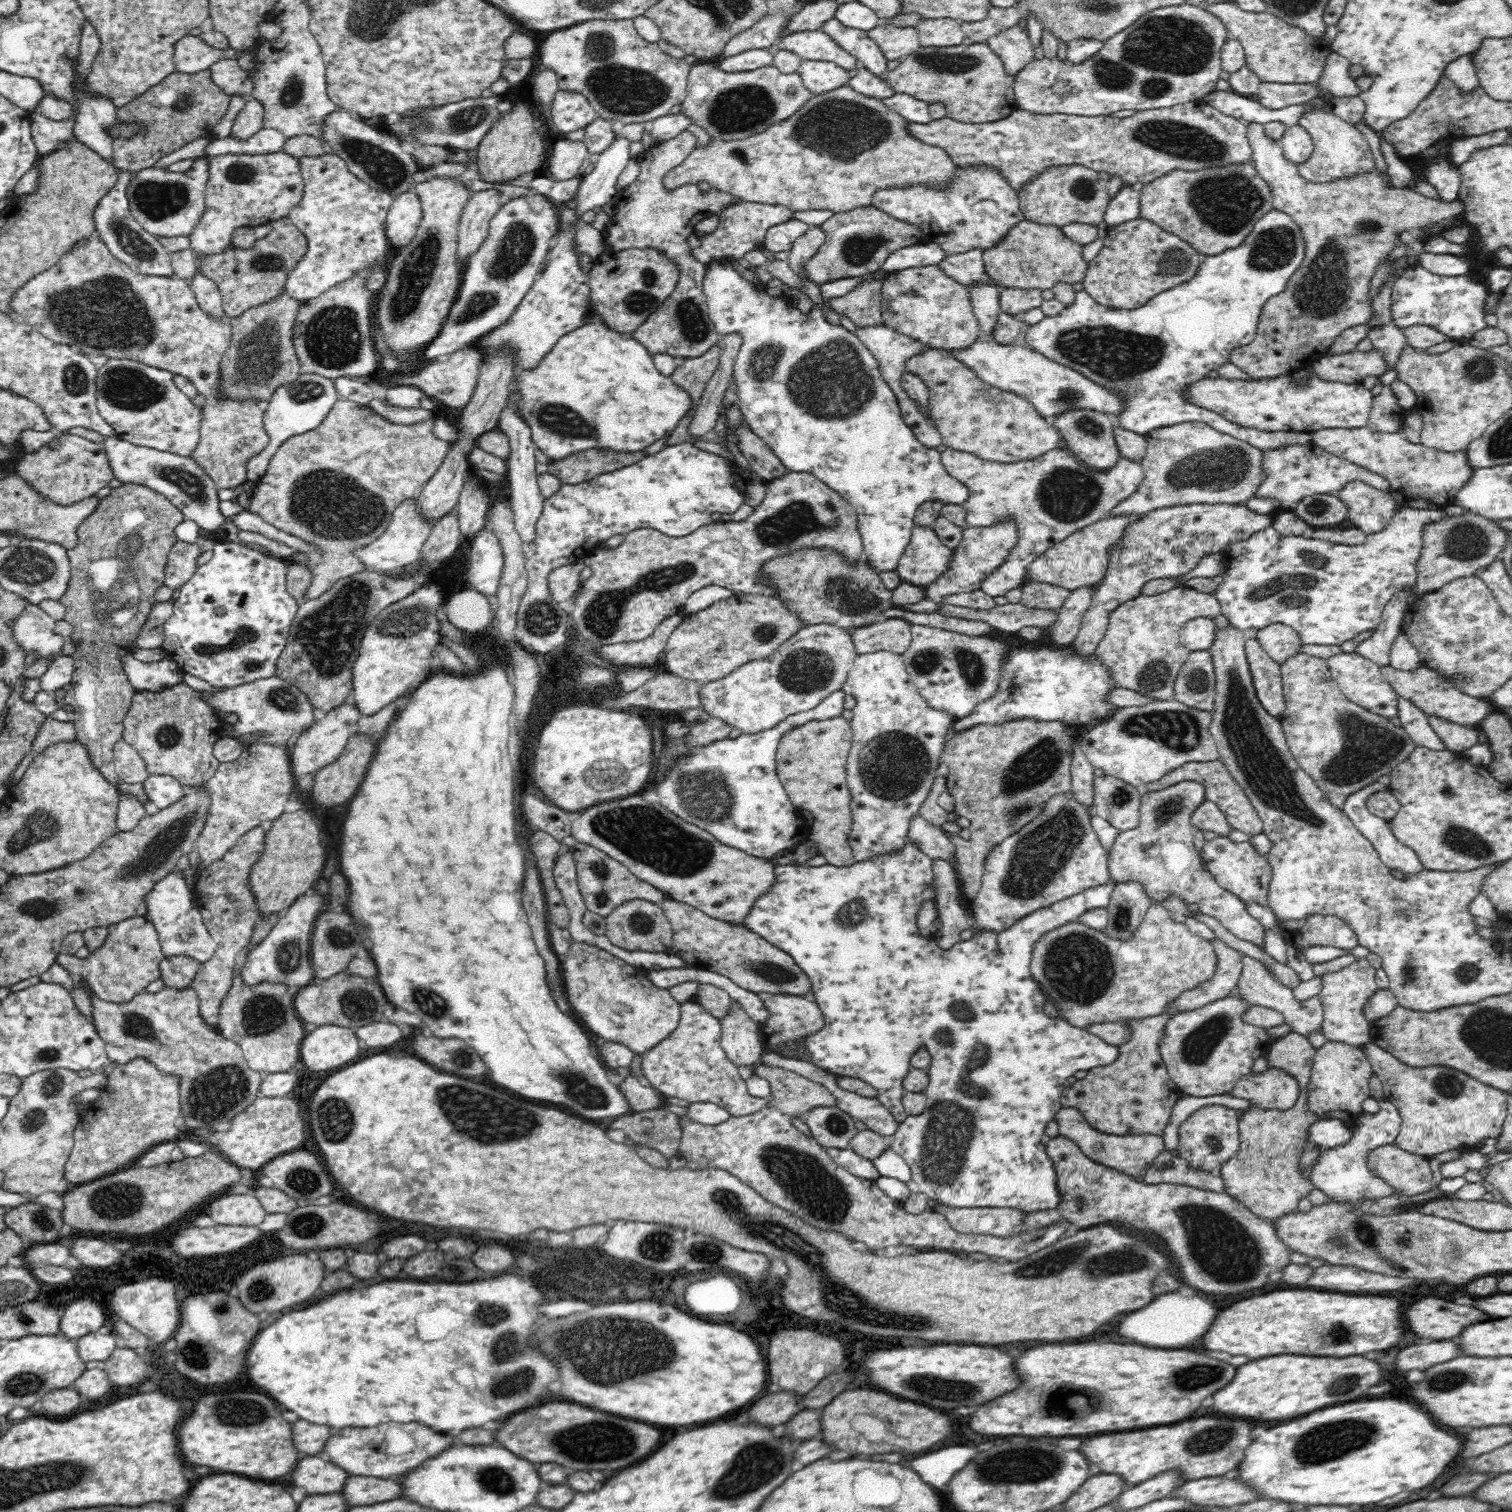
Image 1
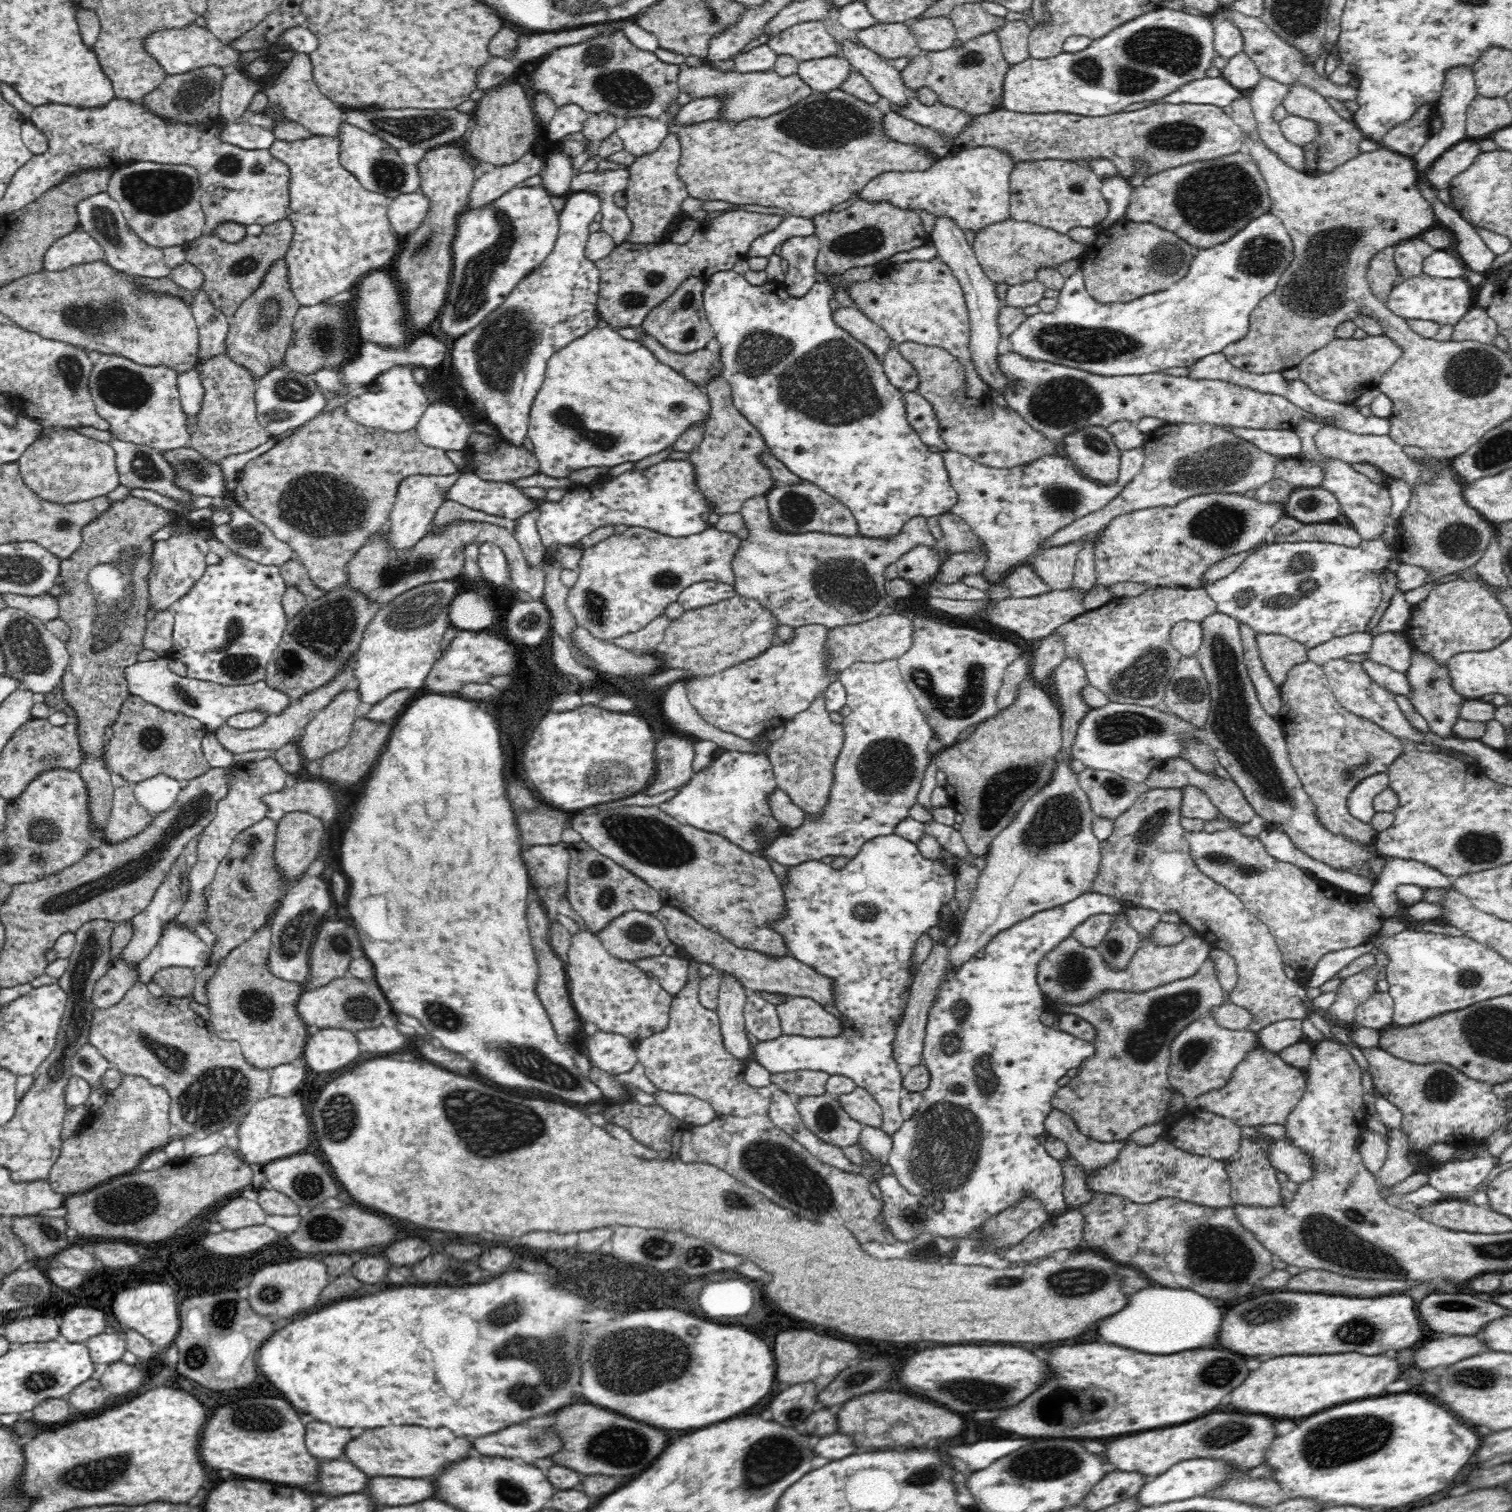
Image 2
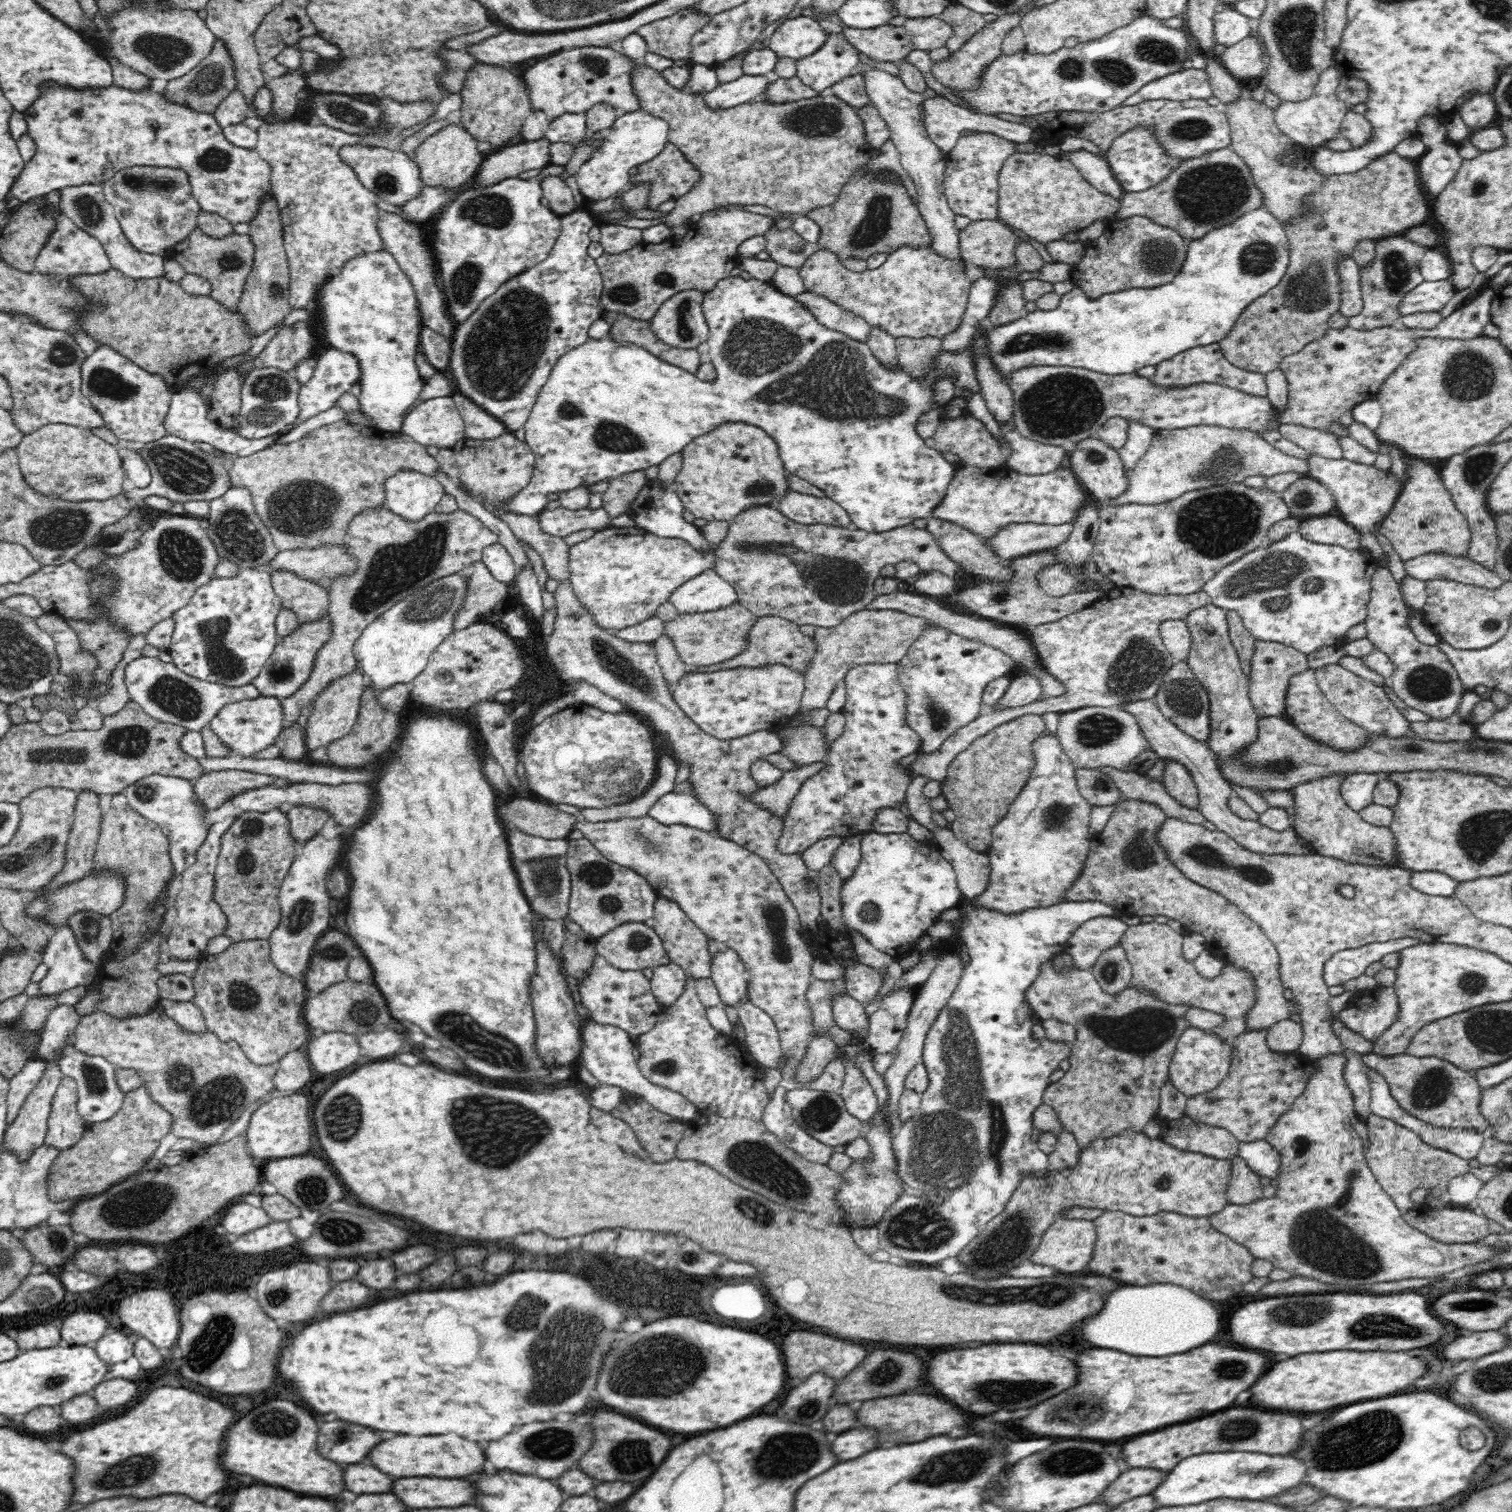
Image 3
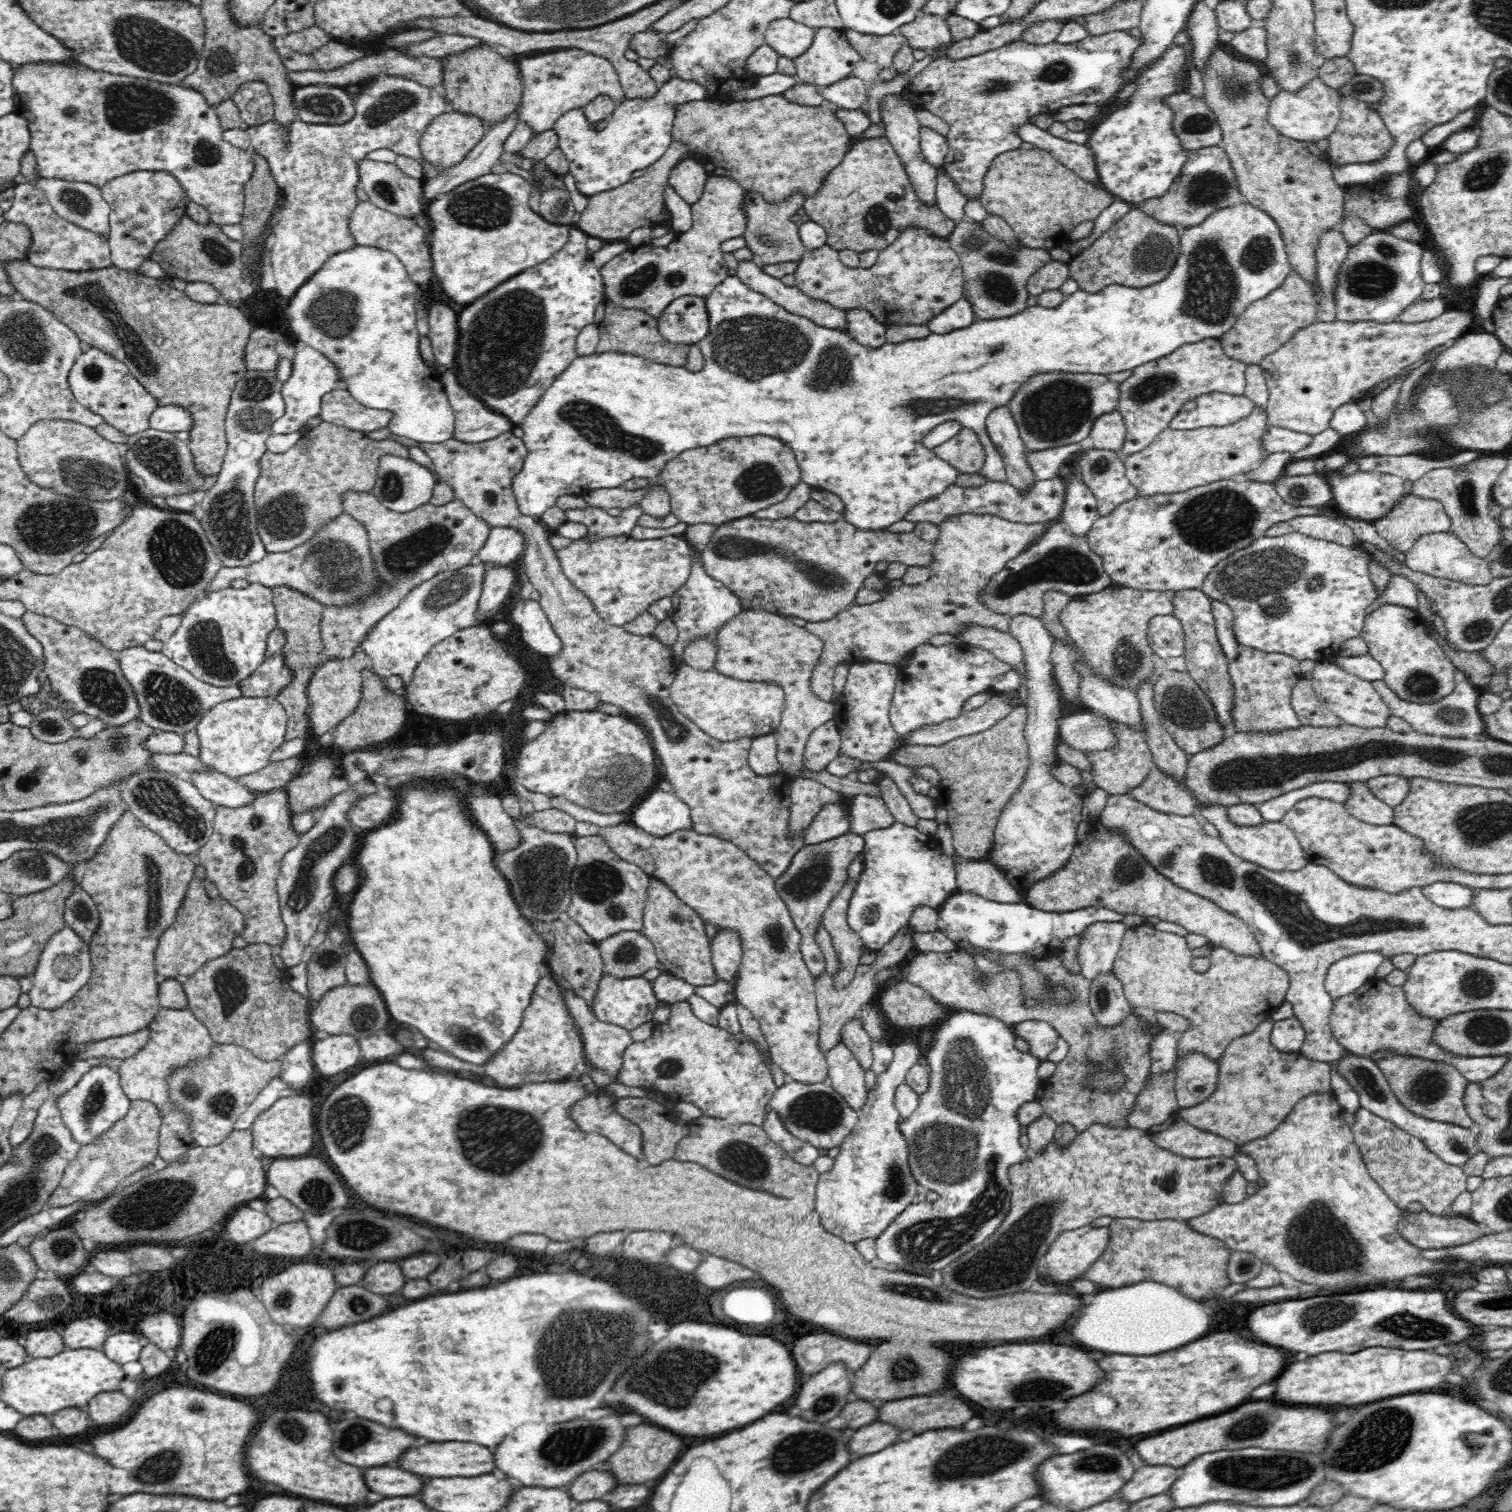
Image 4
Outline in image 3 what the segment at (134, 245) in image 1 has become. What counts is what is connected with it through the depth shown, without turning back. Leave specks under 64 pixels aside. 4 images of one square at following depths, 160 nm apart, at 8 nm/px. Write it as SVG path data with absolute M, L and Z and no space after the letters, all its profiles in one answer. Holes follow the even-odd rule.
M103 185L69 186L61 189L59 208L78 228L98 239L106 255L110 259L112 268L133 279L164 277L164 266L160 255L147 254L132 247L132 242L122 230L120 221L116 218L114 206L110 204L103 193Z

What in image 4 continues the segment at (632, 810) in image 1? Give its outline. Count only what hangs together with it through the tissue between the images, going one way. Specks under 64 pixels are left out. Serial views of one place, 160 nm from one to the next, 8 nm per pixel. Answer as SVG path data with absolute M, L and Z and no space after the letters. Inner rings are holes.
M628 822L598 827L598 835L608 843L616 856L639 866L649 877L668 886L684 904L698 913L704 924L713 925L717 933L734 932L739 936L743 956L731 998L751 1010L754 1018L759 1020L762 1034L769 1042L771 1058L789 1080L808 1085L828 1082L828 1060L818 1045L820 1019L814 976L808 971L803 958L802 935L796 928L783 898L780 898L772 875L733 842L700 834L693 828L674 830L672 834L660 837Z

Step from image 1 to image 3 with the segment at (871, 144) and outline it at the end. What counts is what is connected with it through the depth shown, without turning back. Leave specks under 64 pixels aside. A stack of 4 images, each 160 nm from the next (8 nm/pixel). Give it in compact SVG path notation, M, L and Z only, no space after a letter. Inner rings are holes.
M649 66L634 72L631 81L642 109L668 122L668 140L684 153L699 178L684 196L676 200L675 208L663 218L670 228L683 224L686 218L694 214L728 205L761 204L788 217L807 216L815 208L834 204L843 186L860 169L864 169L878 152L867 141L858 109L829 92L796 102L772 104L757 99L726 110L709 110L702 96L678 90L661 72L654 72Z

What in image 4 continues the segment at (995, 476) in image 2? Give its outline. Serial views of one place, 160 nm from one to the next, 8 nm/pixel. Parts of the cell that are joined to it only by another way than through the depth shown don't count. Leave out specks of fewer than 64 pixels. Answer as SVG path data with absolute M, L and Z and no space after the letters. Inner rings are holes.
M1207 338L1200 342L1185 344L1174 350L1168 356L1147 362L1133 368L1134 374L1120 385L1119 413L1124 417L1126 434L1125 441L1119 454L1124 457L1138 454L1155 441L1160 432L1168 428L1168 422L1180 412L1184 402L1208 394L1208 392L1220 392L1244 395L1246 390L1246 364L1242 361L1228 357L1223 351L1220 338ZM1060 477L1039 480L1037 479L1028 489L1020 491L1006 481L990 481L978 487L964 487L952 484L938 496L916 505L914 510L905 518L914 523L933 523L936 525L970 514L972 516L996 516L1006 521L1022 522L1025 524L1050 524L1059 521L1062 516L1066 498L1066 484Z

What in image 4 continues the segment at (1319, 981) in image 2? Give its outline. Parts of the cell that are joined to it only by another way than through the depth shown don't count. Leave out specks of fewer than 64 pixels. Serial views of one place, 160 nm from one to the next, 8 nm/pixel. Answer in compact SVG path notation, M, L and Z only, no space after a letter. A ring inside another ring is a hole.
M1371 951L1351 954L1334 962L1325 976L1328 995L1334 1000L1352 995L1375 977L1377 969L1386 959L1388 957L1384 954Z

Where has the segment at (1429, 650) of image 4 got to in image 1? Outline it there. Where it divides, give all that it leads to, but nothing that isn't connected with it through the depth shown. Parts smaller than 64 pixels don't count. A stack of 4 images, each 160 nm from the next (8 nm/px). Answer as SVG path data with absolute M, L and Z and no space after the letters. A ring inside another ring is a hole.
M1429 716L1428 720L1435 734L1444 742L1445 748L1454 753L1464 753L1482 740L1476 727L1460 726L1434 716Z

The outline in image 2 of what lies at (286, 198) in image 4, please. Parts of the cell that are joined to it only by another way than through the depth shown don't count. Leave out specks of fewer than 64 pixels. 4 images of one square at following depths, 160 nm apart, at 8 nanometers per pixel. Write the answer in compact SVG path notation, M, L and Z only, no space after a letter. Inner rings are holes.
M242 120L226 127L221 132L220 140L244 150L269 149L274 158L287 164L290 169L291 195L287 219L294 225L294 234L284 259L288 269L290 290L301 306L312 306L327 301L338 292L356 286L376 269L392 265L392 258L397 256L399 246L398 236L392 232L392 225L388 220L388 197L366 190L360 181L341 165L338 136L313 135L304 140L286 142L278 140L273 131Z

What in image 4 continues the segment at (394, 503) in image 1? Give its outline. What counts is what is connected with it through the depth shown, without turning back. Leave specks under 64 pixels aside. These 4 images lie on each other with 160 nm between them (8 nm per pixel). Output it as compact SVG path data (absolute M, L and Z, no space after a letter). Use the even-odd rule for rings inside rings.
M324 421L299 439L290 450L274 454L266 450L258 461L260 477L255 483L254 502L258 510L258 532L269 553L284 553L308 542L319 530L338 520L346 494L373 494L380 470L380 458L386 455L411 459L408 446L393 439L370 438L366 432Z

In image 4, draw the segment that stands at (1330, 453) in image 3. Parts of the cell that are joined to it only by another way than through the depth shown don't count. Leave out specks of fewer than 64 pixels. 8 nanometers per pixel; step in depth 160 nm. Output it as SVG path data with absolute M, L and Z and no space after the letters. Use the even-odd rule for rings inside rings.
M1270 424L1263 436L1264 449L1268 453L1289 452L1292 455L1306 449L1313 442L1314 435L1288 430Z

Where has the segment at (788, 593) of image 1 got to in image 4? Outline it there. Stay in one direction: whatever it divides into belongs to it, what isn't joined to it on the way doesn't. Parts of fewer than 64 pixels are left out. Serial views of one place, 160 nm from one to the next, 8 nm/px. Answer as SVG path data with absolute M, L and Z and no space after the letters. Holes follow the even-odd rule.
M753 515L748 517L743 517L740 519L735 519L721 525L716 533L712 535L710 542L701 550L701 563L703 564L704 570L715 578L717 581L722 582L726 589L730 590L737 598L741 601L745 609L752 608L755 611L762 610L766 611L764 608L767 604L770 604L770 608L775 608L768 610L771 613L776 613L777 615L782 615L783 617L796 617L806 620L806 622L822 622L834 618L839 612L846 610L848 607L856 605L856 596L860 594L860 590L864 587L866 579L876 574L874 568L878 562L883 560L888 560L888 562L901 562L909 567L929 567L935 560L933 560L933 543L920 538L920 535L910 532L902 533L896 531L872 531L872 530L859 530L855 528L852 524L844 522L842 520L838 522L799 522L798 520L792 518L784 518L779 520L768 520L762 518L756 518Z

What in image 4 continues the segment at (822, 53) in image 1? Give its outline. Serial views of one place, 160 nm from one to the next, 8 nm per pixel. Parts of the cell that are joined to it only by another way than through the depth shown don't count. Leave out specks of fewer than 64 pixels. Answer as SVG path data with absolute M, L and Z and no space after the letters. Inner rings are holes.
M790 18L772 21L765 30L765 44L779 56L795 59L812 46L816 28L794 22Z

